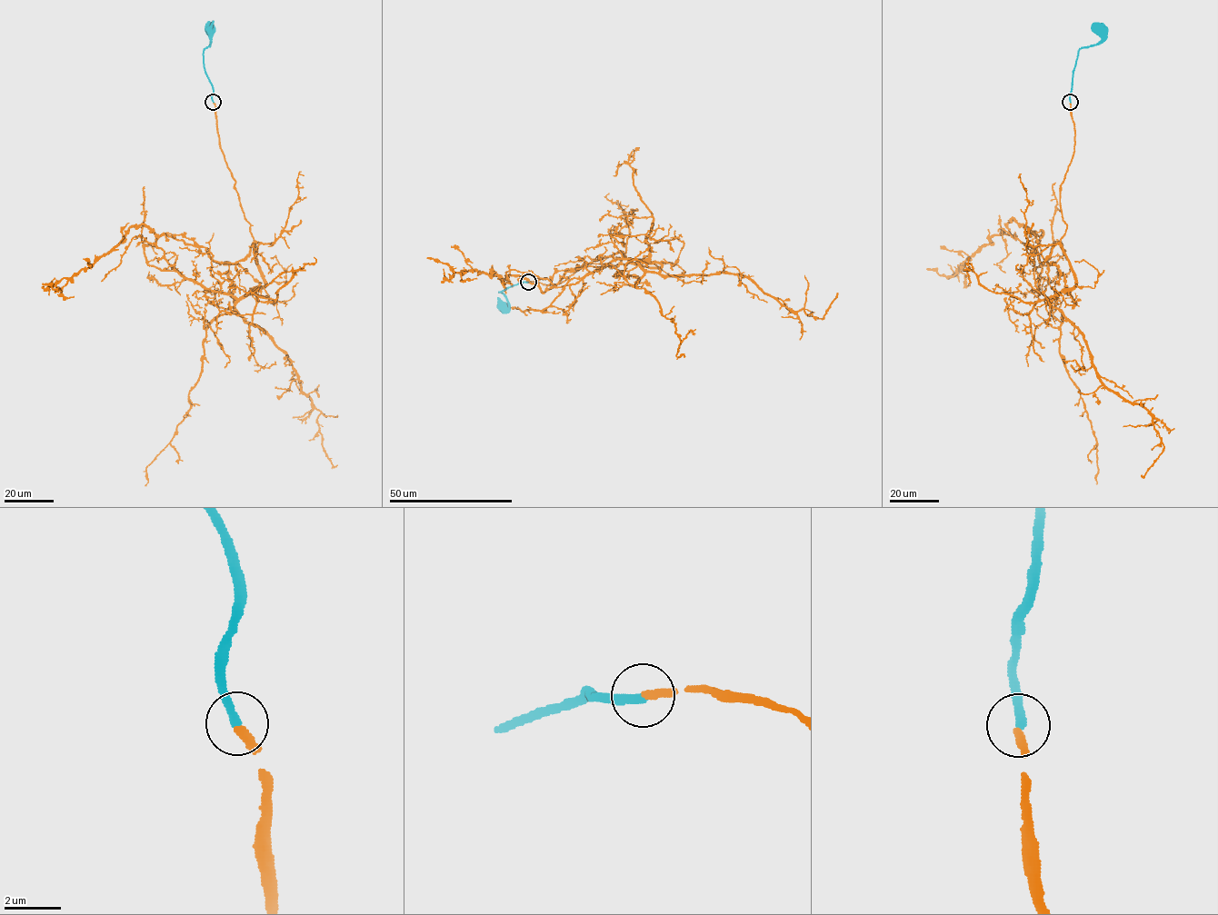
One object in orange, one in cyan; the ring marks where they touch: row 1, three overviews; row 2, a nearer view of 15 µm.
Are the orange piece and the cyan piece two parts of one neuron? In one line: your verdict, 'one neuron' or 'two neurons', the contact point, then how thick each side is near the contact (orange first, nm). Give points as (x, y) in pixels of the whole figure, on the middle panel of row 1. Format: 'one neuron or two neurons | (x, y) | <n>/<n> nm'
one neuron | (528, 282) | 280/320 nm

